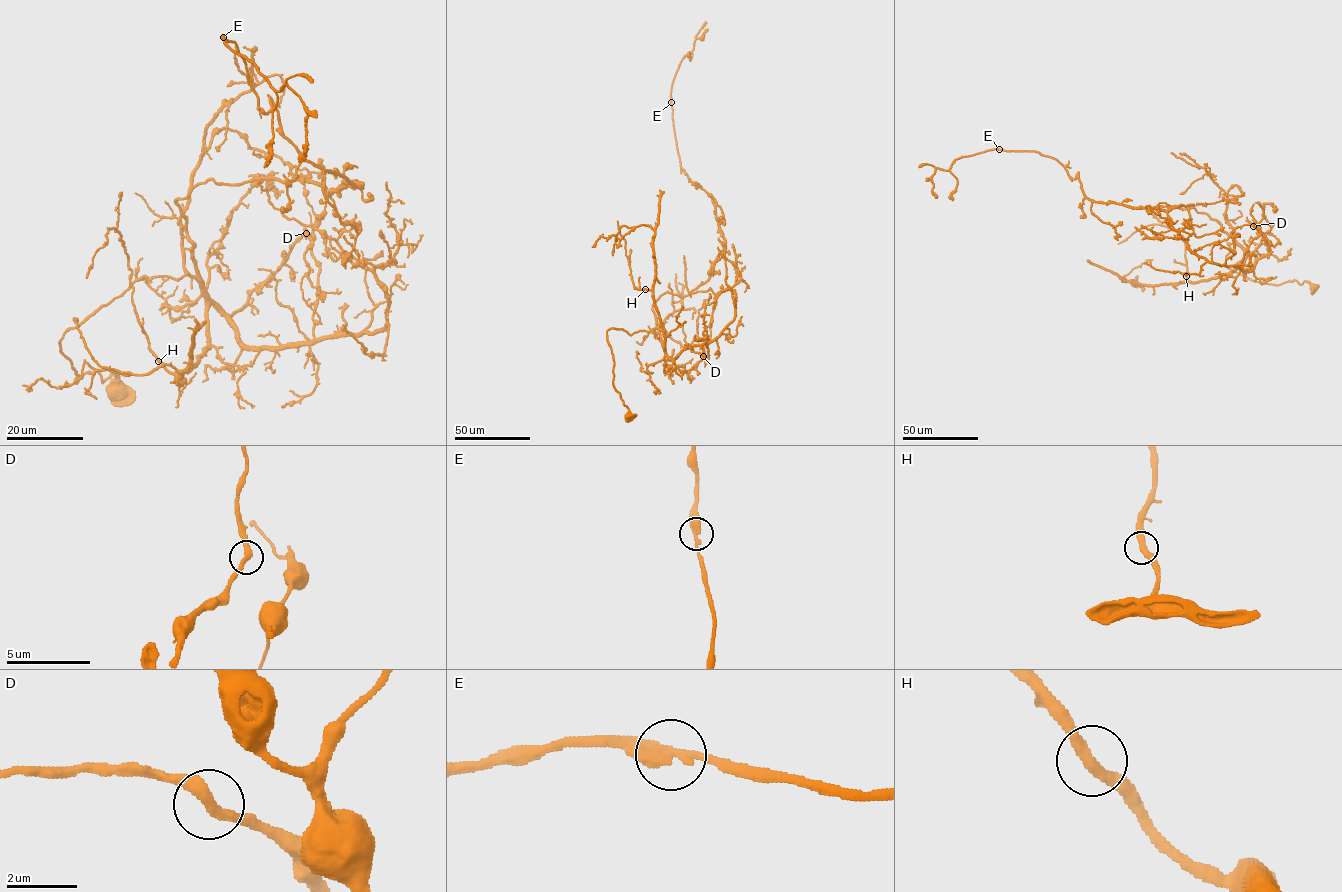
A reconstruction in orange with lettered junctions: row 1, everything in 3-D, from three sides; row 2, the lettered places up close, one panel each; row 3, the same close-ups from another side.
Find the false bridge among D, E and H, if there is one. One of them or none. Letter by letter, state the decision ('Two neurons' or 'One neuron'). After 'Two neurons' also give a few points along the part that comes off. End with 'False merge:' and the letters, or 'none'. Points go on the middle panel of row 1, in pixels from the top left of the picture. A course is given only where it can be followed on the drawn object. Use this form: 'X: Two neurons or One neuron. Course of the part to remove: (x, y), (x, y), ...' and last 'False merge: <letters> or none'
D: One neuron
E: One neuron
H: One neuron
False merge: none

